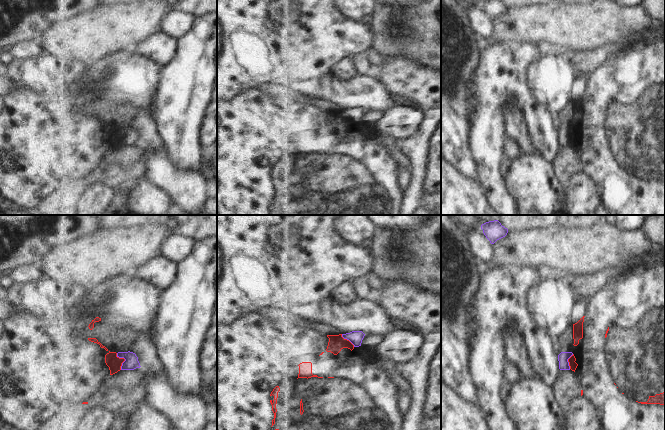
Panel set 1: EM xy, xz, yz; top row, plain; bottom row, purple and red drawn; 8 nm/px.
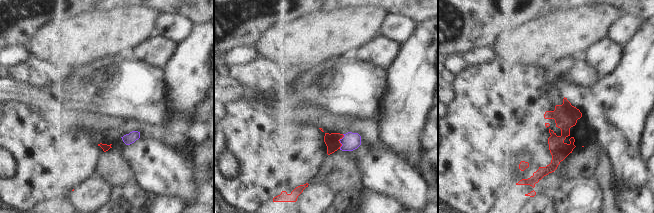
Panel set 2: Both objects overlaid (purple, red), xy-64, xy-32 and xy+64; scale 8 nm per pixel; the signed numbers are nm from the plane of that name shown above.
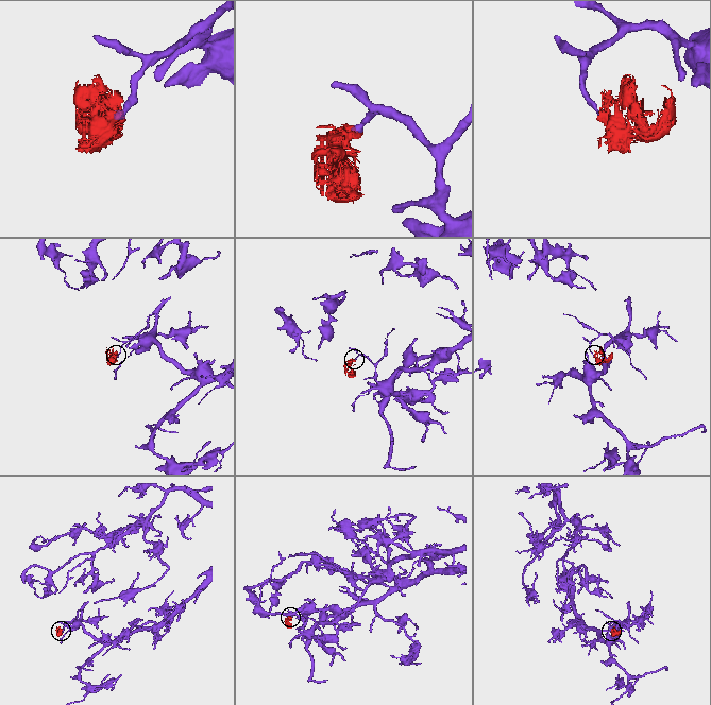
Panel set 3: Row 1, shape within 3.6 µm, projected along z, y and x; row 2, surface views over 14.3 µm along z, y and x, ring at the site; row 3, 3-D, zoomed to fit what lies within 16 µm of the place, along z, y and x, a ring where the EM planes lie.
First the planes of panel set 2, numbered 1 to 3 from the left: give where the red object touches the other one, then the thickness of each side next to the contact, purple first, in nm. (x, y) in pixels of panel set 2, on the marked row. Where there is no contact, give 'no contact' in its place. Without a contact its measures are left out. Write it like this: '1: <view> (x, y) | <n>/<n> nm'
1: no contact
2: xy-32 (339, 140) | 140/120 nm
3: no contact

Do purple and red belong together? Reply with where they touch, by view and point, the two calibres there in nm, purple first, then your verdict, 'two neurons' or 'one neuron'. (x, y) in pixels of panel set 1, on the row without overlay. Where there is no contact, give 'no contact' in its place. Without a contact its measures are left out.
contact xy (125, 136); calibres 120 and 120 nm; two neurons

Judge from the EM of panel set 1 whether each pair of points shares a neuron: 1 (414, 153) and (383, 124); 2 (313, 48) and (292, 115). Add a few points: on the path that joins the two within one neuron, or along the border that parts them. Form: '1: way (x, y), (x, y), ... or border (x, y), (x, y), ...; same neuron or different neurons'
1: border (420, 126), (414, 133), (399, 142); different neurons
2: border (298, 91), (314, 93); different neurons

